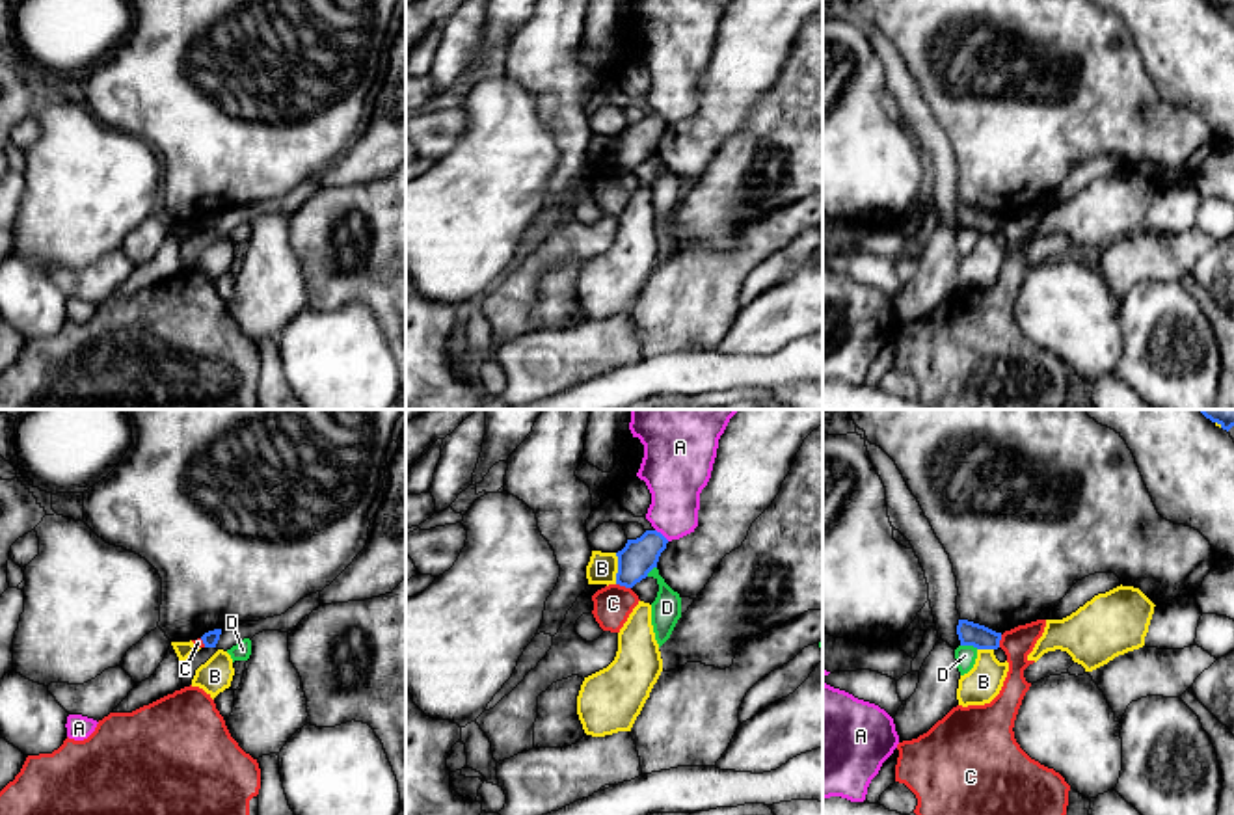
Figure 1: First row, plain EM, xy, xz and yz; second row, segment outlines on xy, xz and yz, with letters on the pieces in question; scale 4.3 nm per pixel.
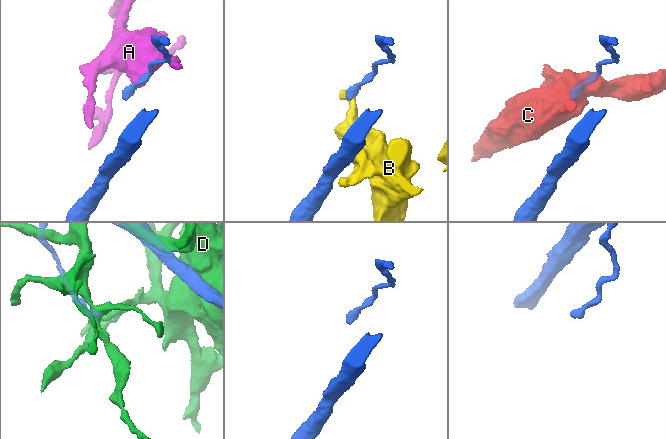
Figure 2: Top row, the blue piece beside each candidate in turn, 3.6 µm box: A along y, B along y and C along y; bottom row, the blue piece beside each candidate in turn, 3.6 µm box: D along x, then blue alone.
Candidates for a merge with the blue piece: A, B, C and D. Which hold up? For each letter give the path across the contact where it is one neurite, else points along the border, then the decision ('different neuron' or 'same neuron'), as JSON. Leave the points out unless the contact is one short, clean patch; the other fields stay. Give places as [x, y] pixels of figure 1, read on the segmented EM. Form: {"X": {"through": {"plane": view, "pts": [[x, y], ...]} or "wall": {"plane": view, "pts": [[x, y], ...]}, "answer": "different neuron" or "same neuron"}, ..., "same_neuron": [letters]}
{"A": {"answer": "different neuron"}, "B": {"answer": "different neuron"}, "C": {"wall": {"plane": "xz", "pts": [[616, 583], [630, 588]]}, "answer": "different neuron"}, "D": {"answer": "different neuron"}, "same_neuron": []}

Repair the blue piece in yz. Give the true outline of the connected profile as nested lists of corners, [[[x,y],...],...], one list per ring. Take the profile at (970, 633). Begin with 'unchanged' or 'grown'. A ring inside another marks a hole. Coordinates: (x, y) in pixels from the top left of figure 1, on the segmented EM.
unchanged; [[[959,620],[957,635],[960,646],[973,646],[977,649],[998,649],[1001,640],[1001,633],[968,620]]]

